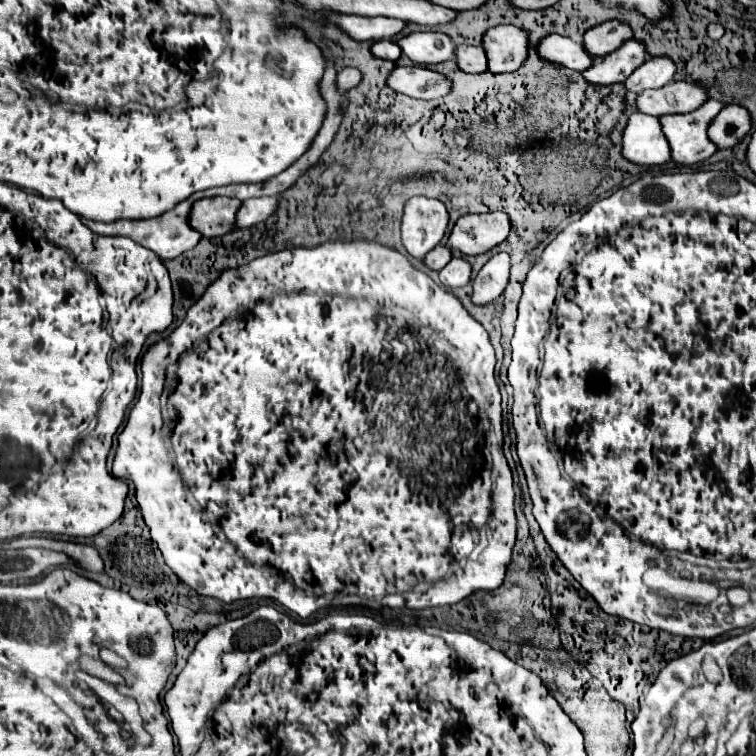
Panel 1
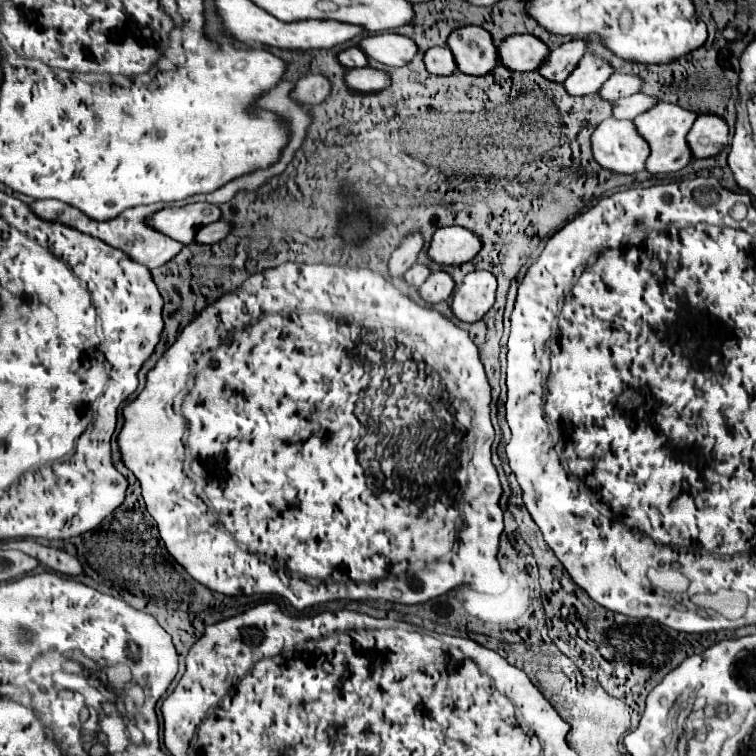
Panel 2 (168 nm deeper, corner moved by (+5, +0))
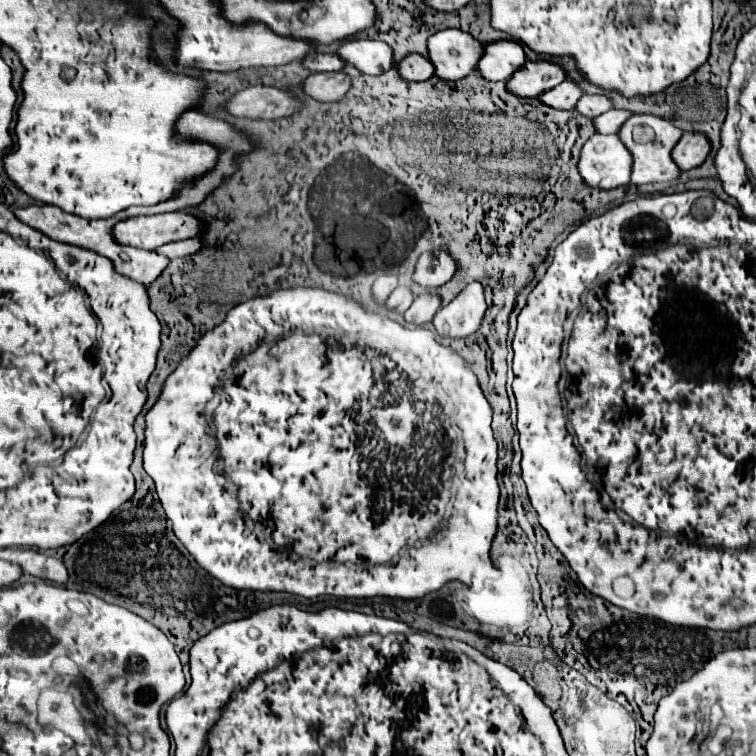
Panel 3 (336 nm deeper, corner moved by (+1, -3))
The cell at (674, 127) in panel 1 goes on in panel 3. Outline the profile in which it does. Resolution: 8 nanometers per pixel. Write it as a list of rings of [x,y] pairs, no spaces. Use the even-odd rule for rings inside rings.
[[[638,113],[632,115],[624,125],[622,131],[618,131],[620,139],[630,147],[630,153],[634,155],[634,169],[632,169],[632,179],[630,185],[648,185],[648,183],[672,183],[680,177],[680,167],[672,159],[672,149],[674,143],[682,137],[682,129],[678,129],[674,123],[670,123],[664,117],[648,115],[648,113]]]

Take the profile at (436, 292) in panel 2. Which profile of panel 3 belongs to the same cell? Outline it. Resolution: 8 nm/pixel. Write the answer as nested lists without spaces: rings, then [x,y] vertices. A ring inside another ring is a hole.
[[[422,293],[414,299],[412,307],[404,313],[406,323],[412,325],[422,325],[426,321],[432,321],[432,317],[438,313],[442,307],[442,297],[438,293]]]

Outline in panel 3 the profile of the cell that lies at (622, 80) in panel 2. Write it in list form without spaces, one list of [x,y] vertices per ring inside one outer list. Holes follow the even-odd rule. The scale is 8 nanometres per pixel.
[[[582,95],[582,99],[578,101],[576,109],[578,109],[582,115],[594,119],[594,117],[602,115],[604,111],[612,109],[612,99],[610,99],[608,95]]]

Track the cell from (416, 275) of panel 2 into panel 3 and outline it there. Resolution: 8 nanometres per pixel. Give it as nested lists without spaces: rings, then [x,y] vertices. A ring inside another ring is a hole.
[[[400,285],[400,287],[388,297],[386,305],[388,305],[390,309],[406,311],[406,309],[412,305],[412,301],[414,301],[414,293],[412,293],[412,289],[410,289],[408,285]]]

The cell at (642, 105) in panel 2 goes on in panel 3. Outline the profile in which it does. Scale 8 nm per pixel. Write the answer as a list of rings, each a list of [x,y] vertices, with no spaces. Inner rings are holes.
[[[610,109],[594,119],[594,127],[598,133],[618,133],[630,115],[632,111],[626,109]]]

